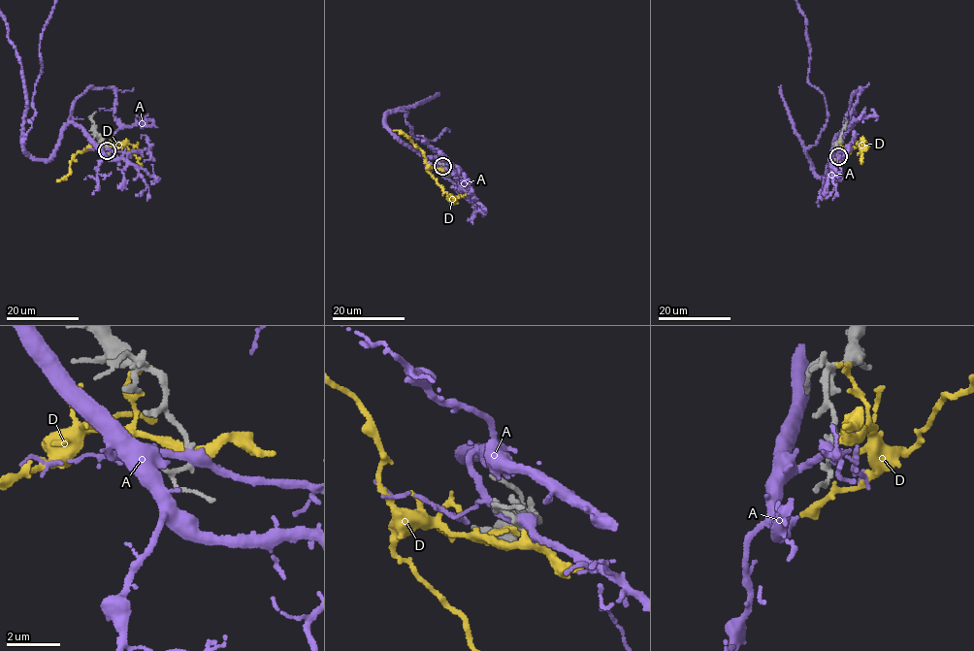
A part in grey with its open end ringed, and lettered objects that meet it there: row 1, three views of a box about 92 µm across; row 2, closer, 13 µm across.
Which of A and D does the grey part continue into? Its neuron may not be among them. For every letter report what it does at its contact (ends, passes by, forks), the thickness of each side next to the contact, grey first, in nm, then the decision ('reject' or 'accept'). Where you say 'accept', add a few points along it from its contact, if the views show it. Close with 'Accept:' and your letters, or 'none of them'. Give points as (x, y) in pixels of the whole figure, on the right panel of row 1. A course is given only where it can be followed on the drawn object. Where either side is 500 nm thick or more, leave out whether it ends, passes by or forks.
A: it passes by; 160 nm thick on the grey side, 360 nm on the other; reject
D: it passes by; 200 nm thick on the grey side, 320 nm on the other; reject
Accept: none of them

